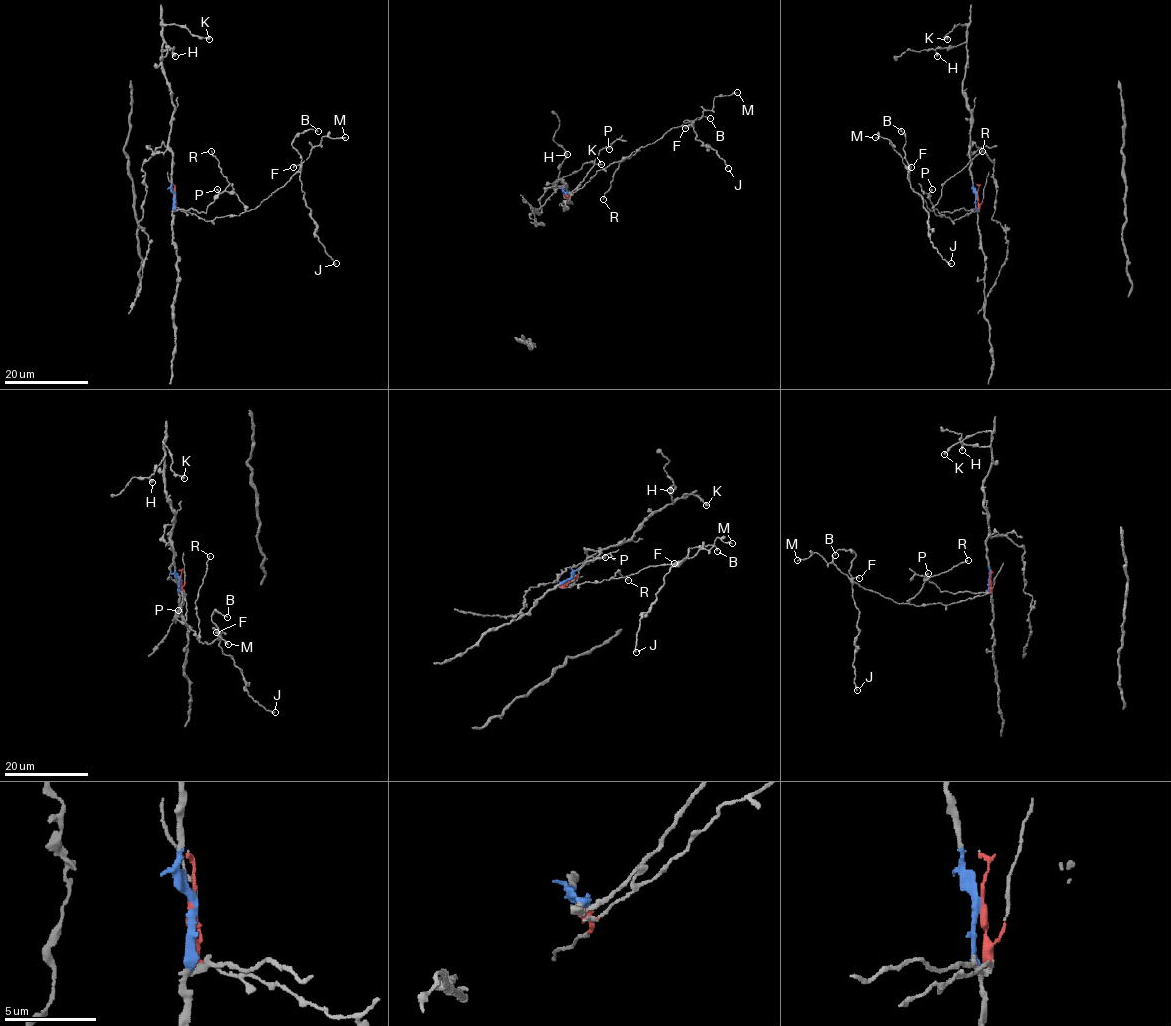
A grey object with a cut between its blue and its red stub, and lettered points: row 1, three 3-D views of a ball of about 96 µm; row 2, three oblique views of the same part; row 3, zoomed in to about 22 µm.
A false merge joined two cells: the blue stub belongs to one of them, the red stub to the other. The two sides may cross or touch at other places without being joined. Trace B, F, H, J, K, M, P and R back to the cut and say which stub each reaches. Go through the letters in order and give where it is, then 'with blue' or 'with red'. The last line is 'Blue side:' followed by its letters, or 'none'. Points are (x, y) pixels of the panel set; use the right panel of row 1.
B: at (901, 131); with red
F: at (911, 167); with red
H: at (937, 56); with blue
J: at (951, 263); with red
K: at (947, 39); with blue
M: at (875, 137); with red
P: at (932, 189); with red
R: at (982, 151); with red
Blue side: H, K

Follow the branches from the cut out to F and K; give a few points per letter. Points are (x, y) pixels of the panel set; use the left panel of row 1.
F: (174, 196), (177, 208), (205, 221), (239, 216), (254, 209), (283, 186), (299, 169), (298, 165), (293, 168)
K: (174, 196), (169, 146), (174, 108), (161, 63), (163, 27), (183, 26), (193, 36), (209, 39)

